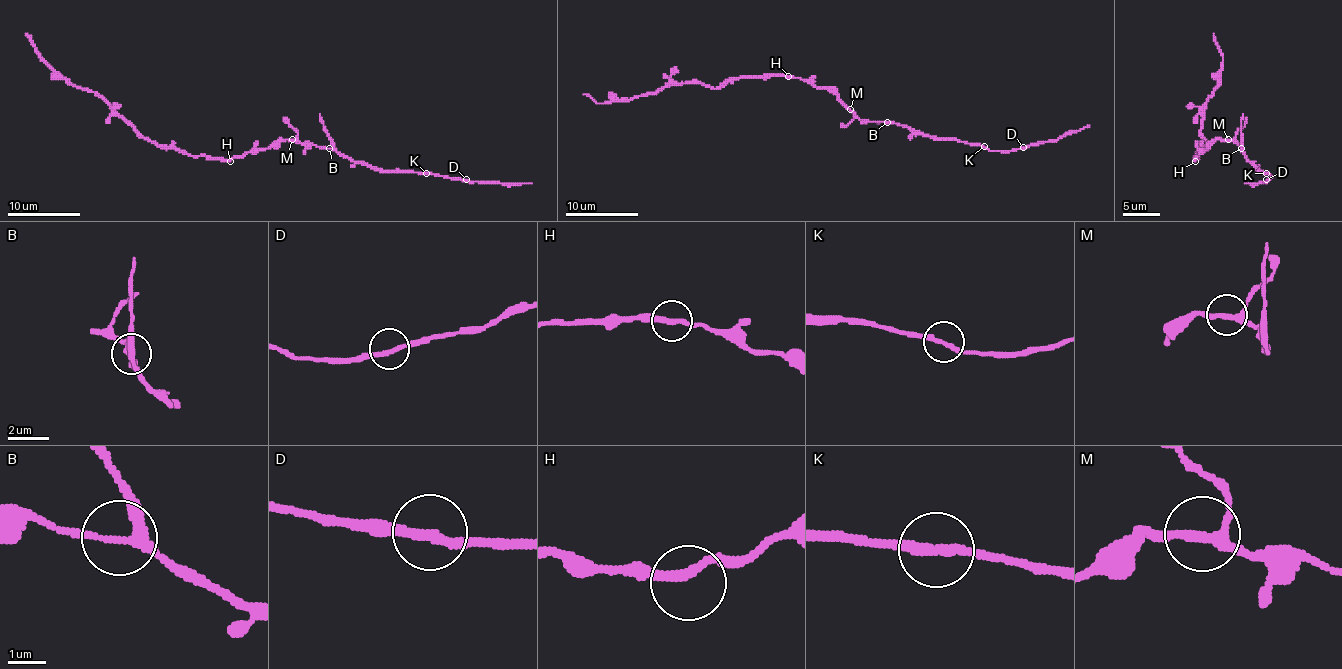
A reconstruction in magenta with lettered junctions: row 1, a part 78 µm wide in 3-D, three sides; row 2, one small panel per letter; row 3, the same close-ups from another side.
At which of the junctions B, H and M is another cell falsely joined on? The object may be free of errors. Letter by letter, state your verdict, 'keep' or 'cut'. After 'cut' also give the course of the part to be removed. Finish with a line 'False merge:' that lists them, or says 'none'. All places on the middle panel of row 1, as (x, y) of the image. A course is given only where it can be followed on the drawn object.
B: keep
H: keep
M: keep
False merge: none

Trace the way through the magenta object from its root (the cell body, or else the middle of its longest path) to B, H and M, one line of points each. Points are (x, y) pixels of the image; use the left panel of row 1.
B: (265, 148), (274, 146), (281, 139), (298, 139), (307, 145), (329, 148)
H: (265, 148), (254, 148), (230, 161)
M: (265, 148), (274, 146), (281, 139), (292, 139)

